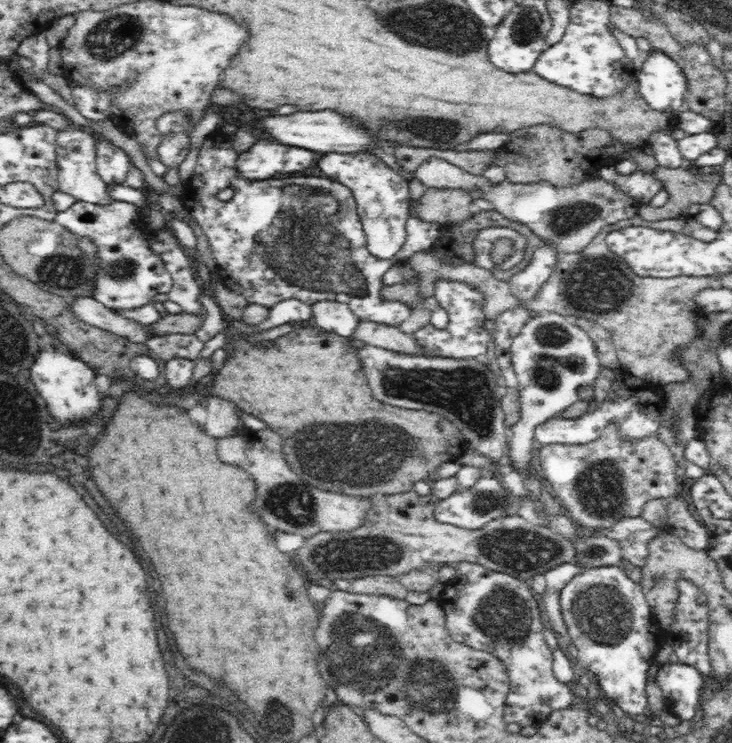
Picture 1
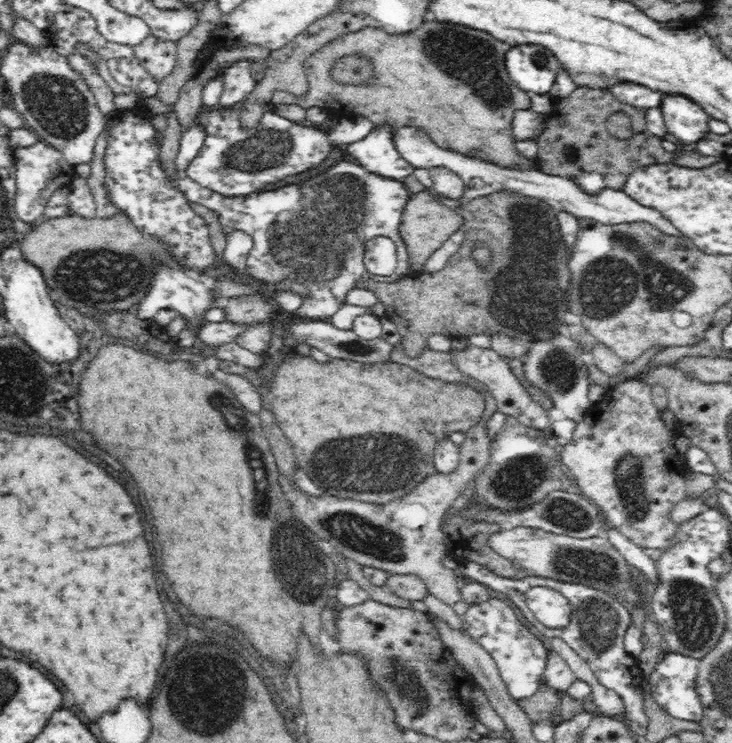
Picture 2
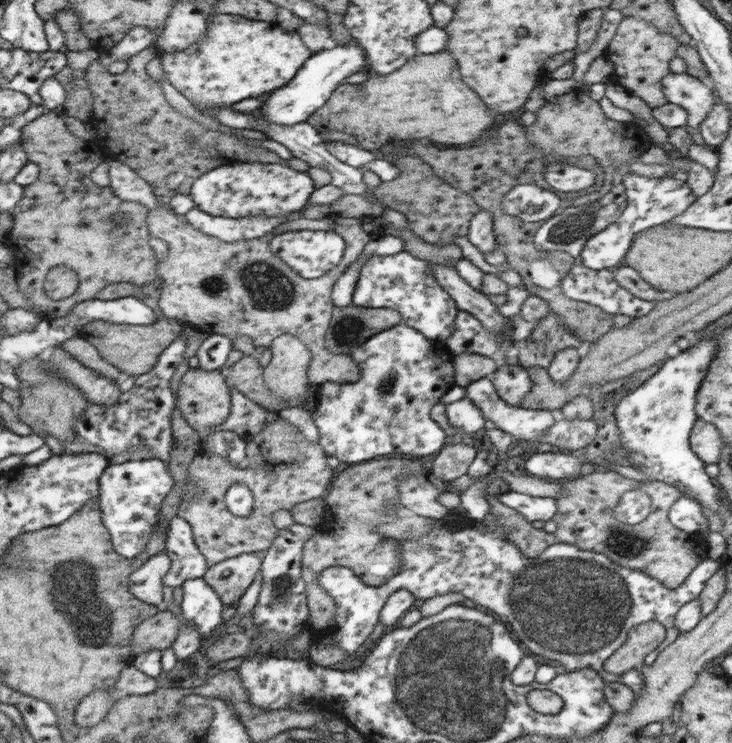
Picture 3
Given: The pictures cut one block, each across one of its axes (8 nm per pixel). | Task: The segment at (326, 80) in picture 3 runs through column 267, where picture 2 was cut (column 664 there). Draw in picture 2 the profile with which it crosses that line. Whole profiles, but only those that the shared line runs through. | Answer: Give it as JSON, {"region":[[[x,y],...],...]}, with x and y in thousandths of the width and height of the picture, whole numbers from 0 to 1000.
{"region":[[[908,127],[900,147],[911,178],[921,180],[932,194],[951,194],[951,188],[962,186],[962,178],[970,178],[967,162],[971,156],[934,128]]]}

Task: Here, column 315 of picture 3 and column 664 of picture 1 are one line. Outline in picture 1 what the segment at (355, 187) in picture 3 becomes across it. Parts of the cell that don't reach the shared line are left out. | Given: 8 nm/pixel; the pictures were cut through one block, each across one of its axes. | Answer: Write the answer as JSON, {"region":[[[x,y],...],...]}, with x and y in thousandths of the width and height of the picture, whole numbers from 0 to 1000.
{"region":[[[922,168],[893,176],[888,182],[885,199],[902,225],[929,226],[934,213],[926,203],[926,190],[918,183]]]}

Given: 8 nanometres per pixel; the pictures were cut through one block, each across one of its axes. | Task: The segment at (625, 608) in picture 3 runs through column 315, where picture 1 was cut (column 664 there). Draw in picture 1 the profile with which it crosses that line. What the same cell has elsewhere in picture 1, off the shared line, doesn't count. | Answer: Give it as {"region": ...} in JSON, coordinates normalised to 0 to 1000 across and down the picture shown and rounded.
{"region":[[[843,760],[806,763],[787,773],[768,791],[764,802],[766,826],[784,871],[791,895],[817,913],[824,939],[835,941],[855,961],[873,964],[885,960],[883,934],[885,899],[895,891],[895,880],[913,860],[914,853],[899,841],[874,785],[866,785]]]}

